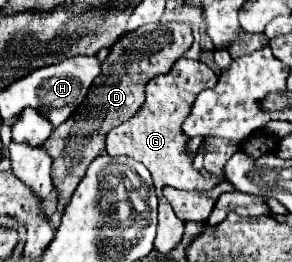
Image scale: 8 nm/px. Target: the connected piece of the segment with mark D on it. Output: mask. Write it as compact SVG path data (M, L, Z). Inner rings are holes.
M159 22L149 28L139 28L123 34L113 46L105 62L101 64L101 74L93 80L83 104L71 114L67 122L57 126L49 140L41 148L51 156L51 180L59 202L67 204L73 190L85 176L87 166L105 150L105 134L129 120L145 100L145 84L157 74L171 70L173 62L179 60L191 46L193 34L187 24Z

